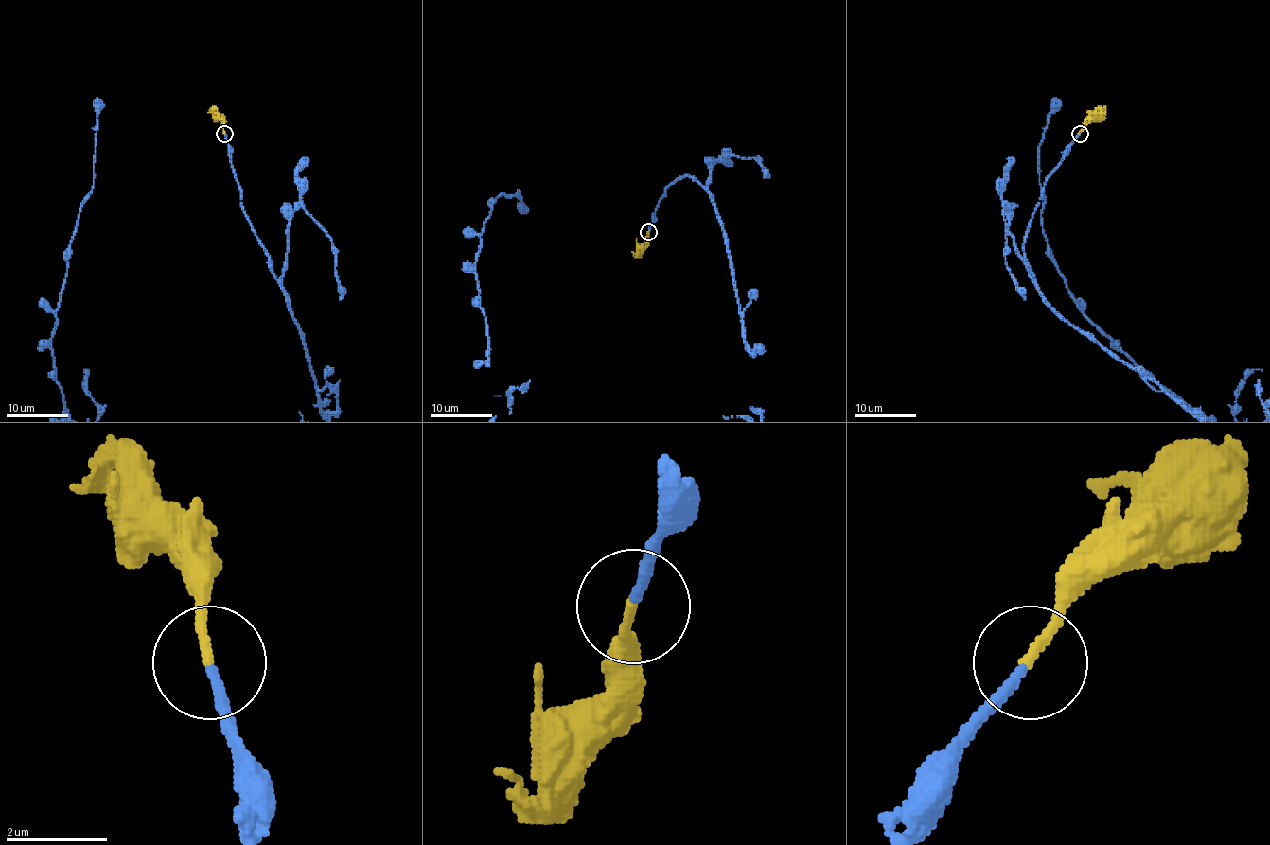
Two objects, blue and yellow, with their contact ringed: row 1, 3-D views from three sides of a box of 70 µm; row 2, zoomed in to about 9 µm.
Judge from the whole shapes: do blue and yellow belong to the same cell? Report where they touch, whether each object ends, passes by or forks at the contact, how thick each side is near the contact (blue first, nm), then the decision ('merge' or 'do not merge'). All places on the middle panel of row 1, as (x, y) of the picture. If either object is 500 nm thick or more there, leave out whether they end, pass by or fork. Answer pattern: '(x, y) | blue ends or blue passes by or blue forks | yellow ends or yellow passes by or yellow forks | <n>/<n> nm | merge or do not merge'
(648, 232) | blue ends | yellow ends | 190/200 nm | merge

